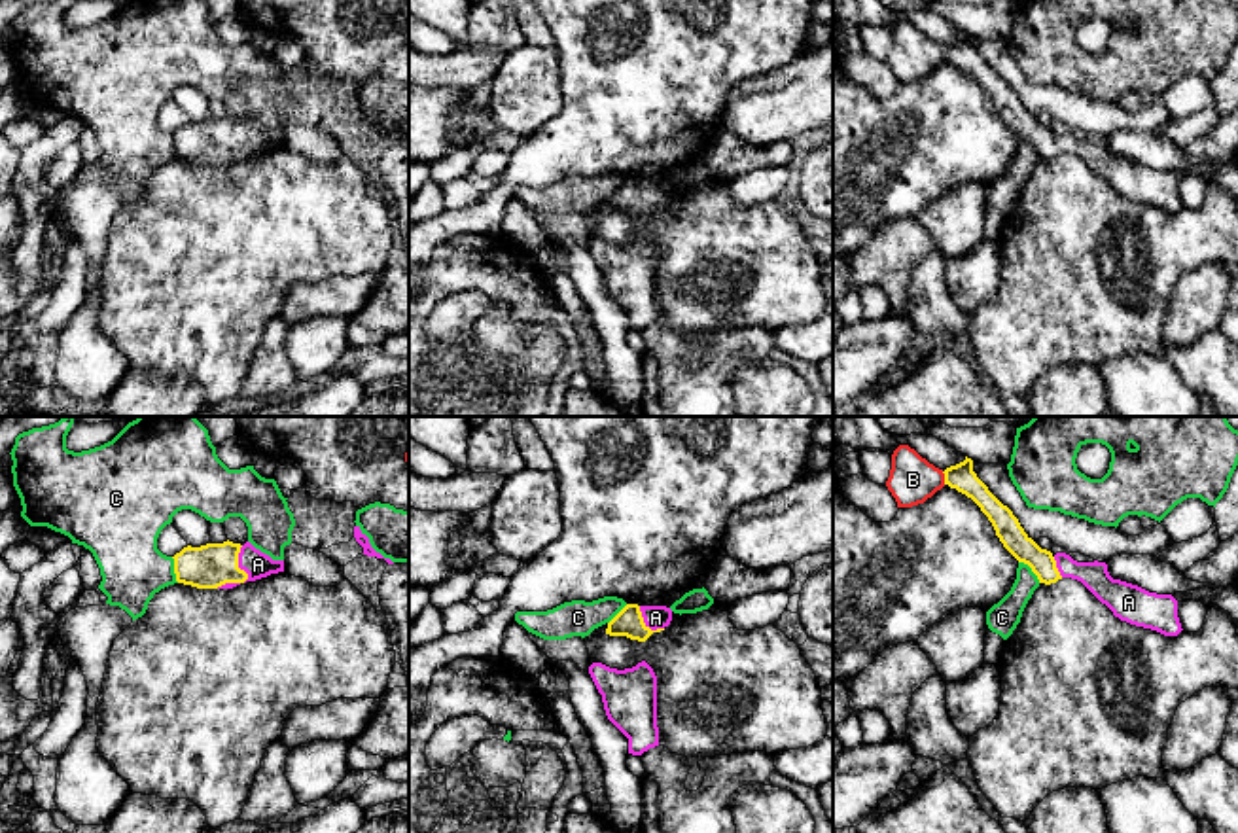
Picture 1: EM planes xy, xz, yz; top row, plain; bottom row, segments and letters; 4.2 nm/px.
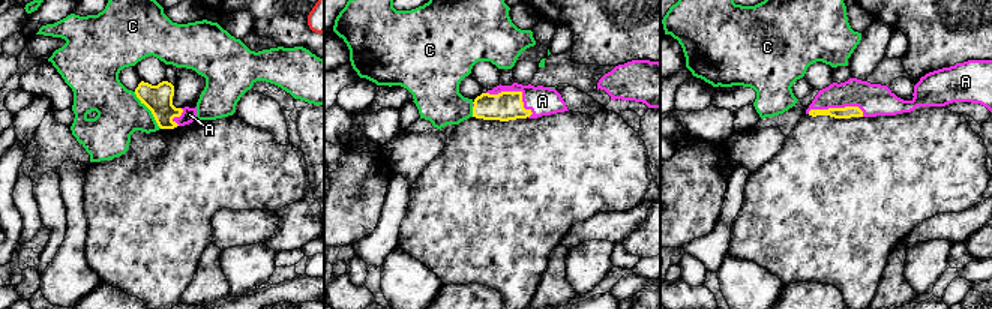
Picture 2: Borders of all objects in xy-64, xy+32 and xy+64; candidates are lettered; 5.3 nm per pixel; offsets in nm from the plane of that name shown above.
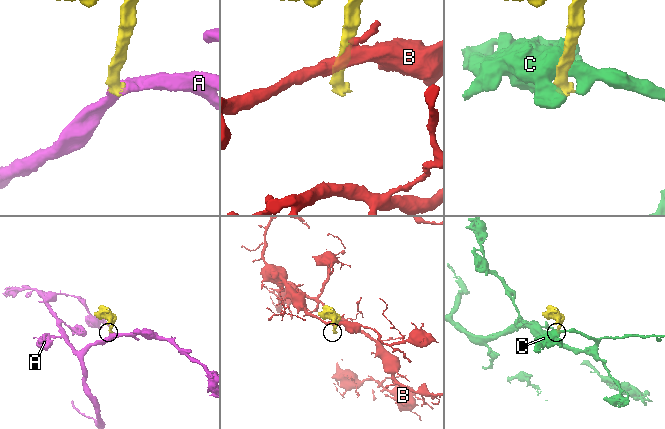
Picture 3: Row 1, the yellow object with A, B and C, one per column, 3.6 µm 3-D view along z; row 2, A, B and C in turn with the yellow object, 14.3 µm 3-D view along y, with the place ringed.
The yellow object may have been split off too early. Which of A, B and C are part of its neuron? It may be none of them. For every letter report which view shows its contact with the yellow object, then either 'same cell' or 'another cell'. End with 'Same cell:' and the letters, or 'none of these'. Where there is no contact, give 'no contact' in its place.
A: contact in xy; same cell
B: contact in yz; another cell
C: contact in yz; another cell
Same cell: A

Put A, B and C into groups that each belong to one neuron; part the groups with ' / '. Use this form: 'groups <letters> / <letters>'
groups A / B / C

